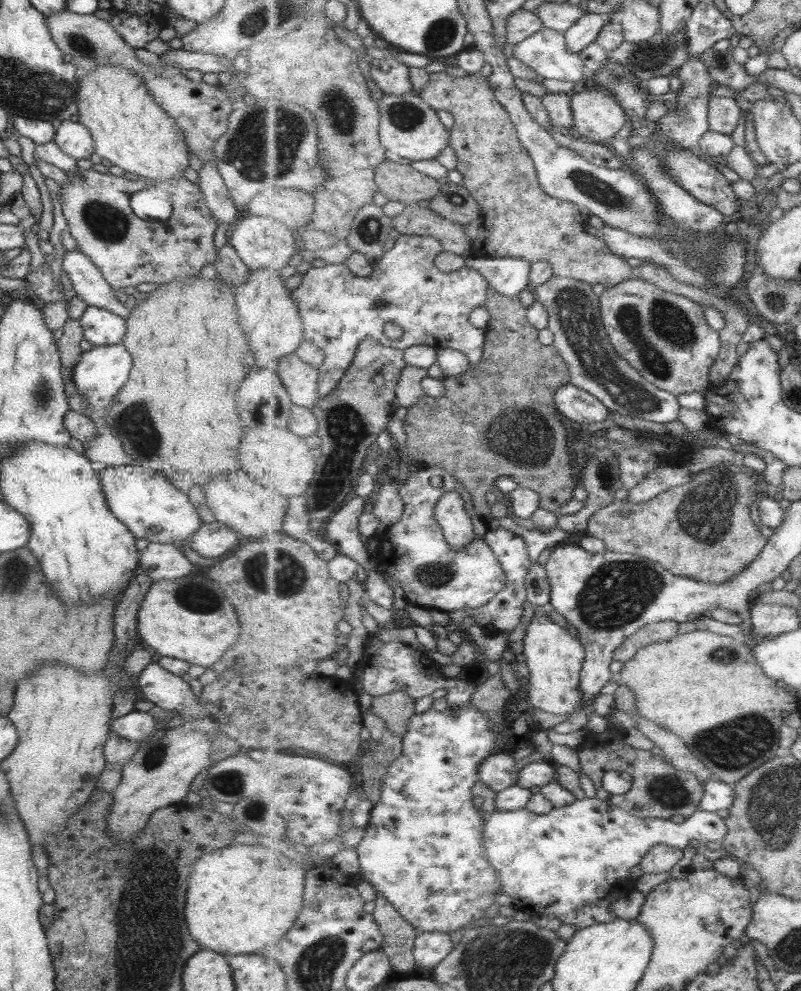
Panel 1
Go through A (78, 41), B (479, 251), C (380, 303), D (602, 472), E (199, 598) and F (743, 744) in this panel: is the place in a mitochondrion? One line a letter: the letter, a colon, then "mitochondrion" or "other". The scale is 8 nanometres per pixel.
A: mitochondrion
B: other
C: mitochondrion
D: mitochondrion
E: mitochondrion
F: mitochondrion

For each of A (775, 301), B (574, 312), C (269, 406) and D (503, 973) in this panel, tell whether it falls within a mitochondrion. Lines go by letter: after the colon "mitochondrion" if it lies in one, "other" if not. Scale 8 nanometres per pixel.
A: mitochondrion
B: mitochondrion
C: mitochondrion
D: mitochondrion

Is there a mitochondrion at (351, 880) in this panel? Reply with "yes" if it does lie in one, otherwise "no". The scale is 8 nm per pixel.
no

